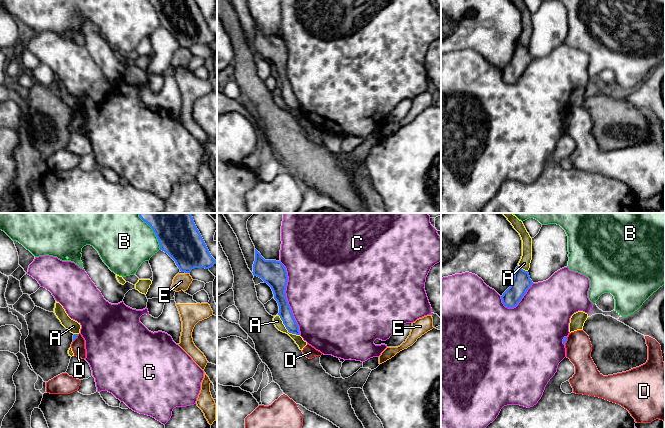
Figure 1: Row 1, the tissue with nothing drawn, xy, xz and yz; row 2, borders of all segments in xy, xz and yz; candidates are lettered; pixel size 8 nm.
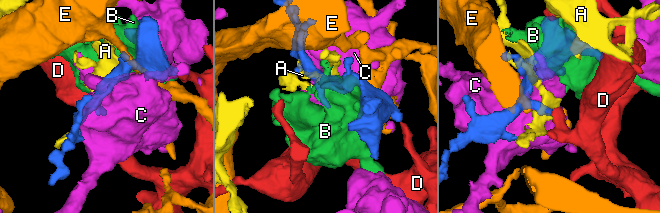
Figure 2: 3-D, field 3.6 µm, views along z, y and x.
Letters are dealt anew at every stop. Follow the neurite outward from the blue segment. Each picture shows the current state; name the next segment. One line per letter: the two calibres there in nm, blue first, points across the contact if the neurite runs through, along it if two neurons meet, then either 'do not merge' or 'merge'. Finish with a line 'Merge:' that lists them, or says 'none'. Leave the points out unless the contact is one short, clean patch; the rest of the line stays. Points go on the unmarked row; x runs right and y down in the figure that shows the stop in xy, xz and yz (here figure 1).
A: calibres 110 and 70 nm; do not merge
B: calibres 300 and 360 nm; do not merge
C: calibres 200 and 480 nm; do not merge
D: calibres 30 and 110 nm; do not merge
E: calibres 300 and 130 nm; do not merge
Merge: none

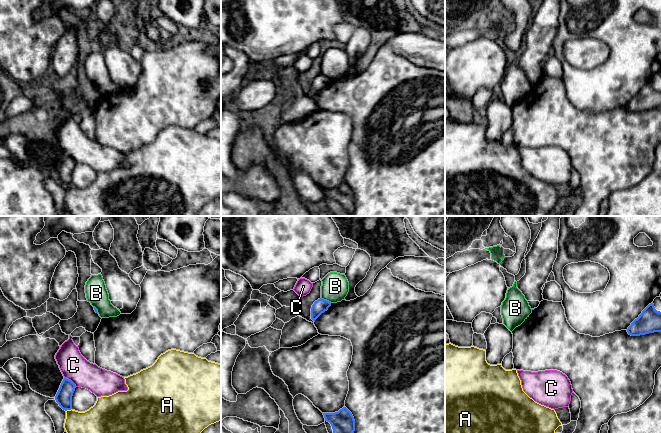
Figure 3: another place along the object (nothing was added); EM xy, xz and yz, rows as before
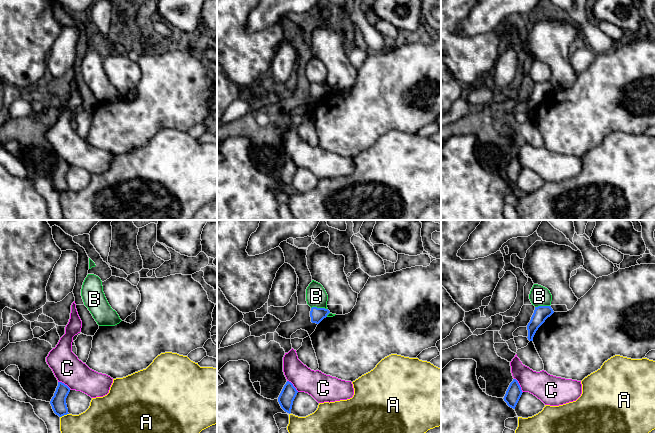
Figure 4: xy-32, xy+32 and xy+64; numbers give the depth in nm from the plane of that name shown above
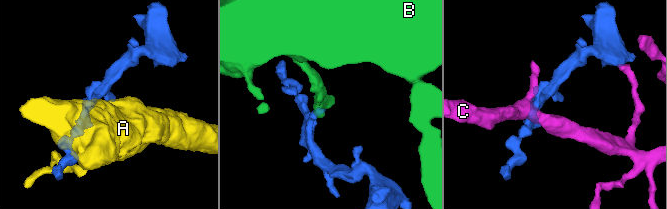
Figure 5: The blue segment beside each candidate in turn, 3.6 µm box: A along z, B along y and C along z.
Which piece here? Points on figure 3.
A: calibres 130 and 320 nm; border xy (71, 184), (66, 187); do not merge
B: calibres 110 and 220 nm; border xz (321, 73), (331, 78); do not merge
C: calibres 130 and 220 nm; border xy (64, 153), (68, 154), (76, 162); do not merge
Merge: none

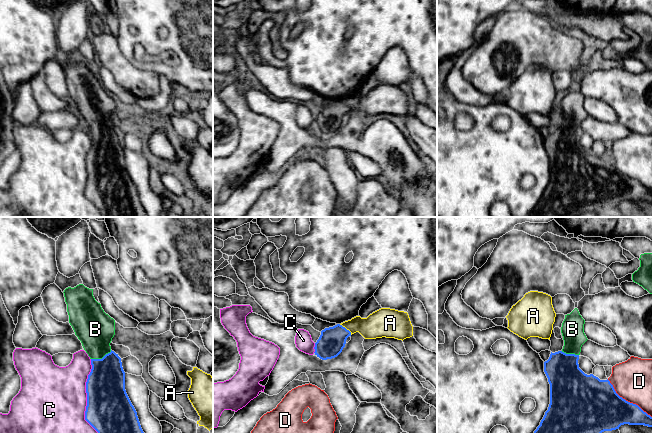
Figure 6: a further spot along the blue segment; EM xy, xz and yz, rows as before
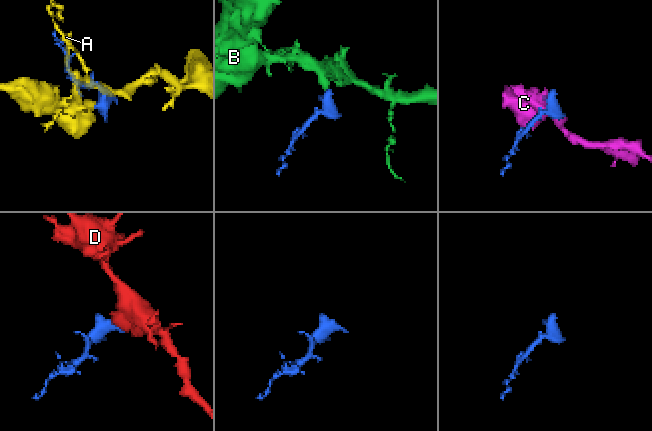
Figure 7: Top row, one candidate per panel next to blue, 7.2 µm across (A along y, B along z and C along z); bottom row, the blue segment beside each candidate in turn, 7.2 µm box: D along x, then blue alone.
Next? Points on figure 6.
A: calibres 220 and 200 nm; border xz (339, 100), (344, 102), (351, 110); do not merge
B: calibres 320 and 300 nm; way xy (105, 163), (105, 138), (102, 134), (96, 119), (95, 105); merge
C: calibres 380 and 500 nm; do not merge
D: calibres 380 and 320 nm; do not merge
Merge: B

